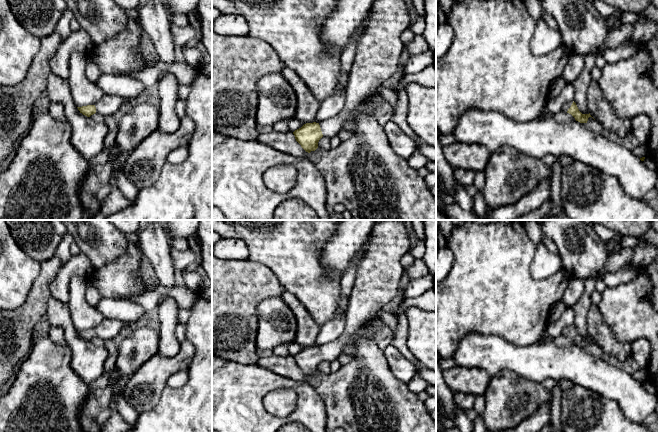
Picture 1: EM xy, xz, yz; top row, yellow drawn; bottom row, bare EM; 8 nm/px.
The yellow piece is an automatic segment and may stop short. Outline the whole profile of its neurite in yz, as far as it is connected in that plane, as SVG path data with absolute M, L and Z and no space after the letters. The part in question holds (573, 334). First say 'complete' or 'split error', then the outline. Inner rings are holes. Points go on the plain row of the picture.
split error; M574 325L565 327L562 332L562 335L571 338L575 342L575 344L580 347L587 347L588 342L592 341L590 339L590 337L589 338L582 338L579 335L579 333Z

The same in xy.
split error; M103 320L95 329L87 329L82 331L77 331L80 337L90 341L91 339L97 337L103 340L110 340L116 337L123 329L126 328L126 323L121 320Z

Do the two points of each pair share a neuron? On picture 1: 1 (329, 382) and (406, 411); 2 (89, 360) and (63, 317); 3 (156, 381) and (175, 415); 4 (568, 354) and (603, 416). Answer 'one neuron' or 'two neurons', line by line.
1: one neuron
2: one neuron
3: two neurons
4: two neurons

